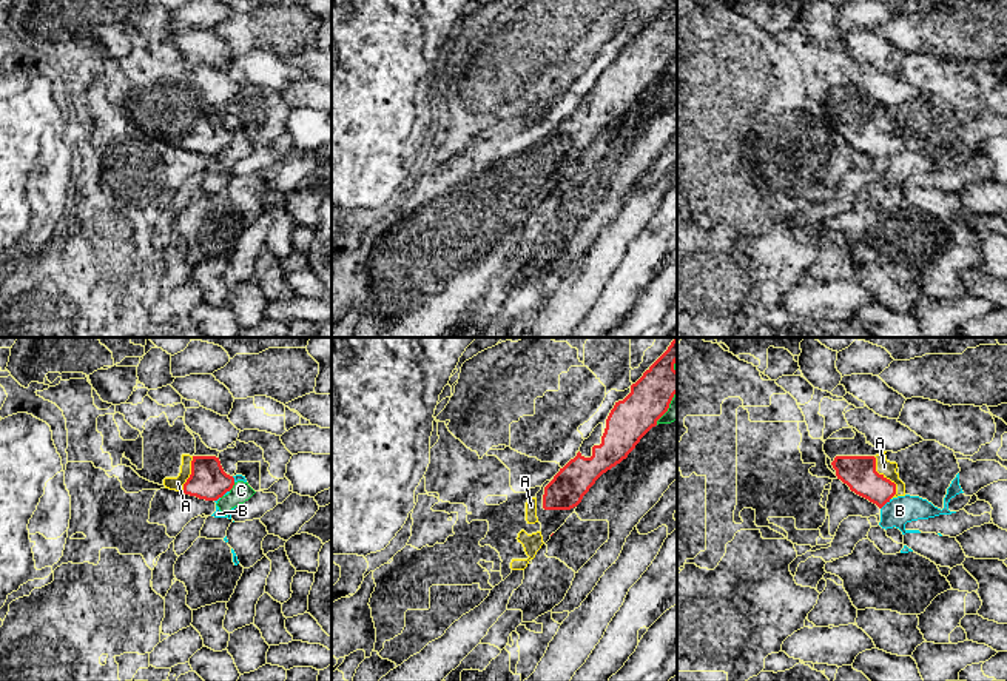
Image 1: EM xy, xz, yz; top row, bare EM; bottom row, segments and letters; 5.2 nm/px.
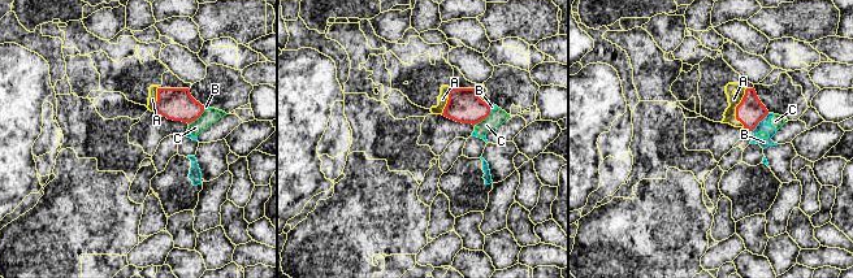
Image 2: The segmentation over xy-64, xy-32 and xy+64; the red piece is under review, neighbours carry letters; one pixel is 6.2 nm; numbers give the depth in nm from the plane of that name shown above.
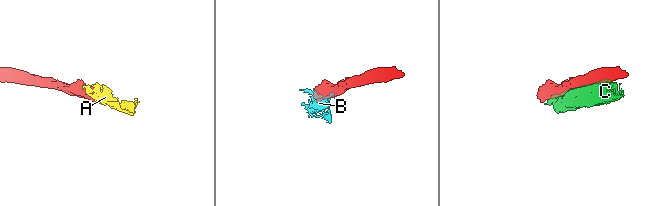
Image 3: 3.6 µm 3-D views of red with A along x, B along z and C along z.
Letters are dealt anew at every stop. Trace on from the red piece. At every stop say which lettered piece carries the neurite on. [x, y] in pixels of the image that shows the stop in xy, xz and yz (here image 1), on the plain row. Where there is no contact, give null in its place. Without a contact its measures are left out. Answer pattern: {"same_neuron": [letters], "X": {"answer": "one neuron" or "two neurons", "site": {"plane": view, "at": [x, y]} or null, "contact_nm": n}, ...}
{"same_neuron": ["A"], "A": {"answer": "one neuron", "site": {"plane": "yz", "at": [885, 133]}, "contact_nm": 240}, "B": {"answer": "two neurons", "site": {"plane": "yz", "at": [885, 157]}, "contact_nm": 80}, "C": {"answer": "two neurons", "site": {"plane": "xy", "at": [232, 142]}, "contact_nm": 60}}

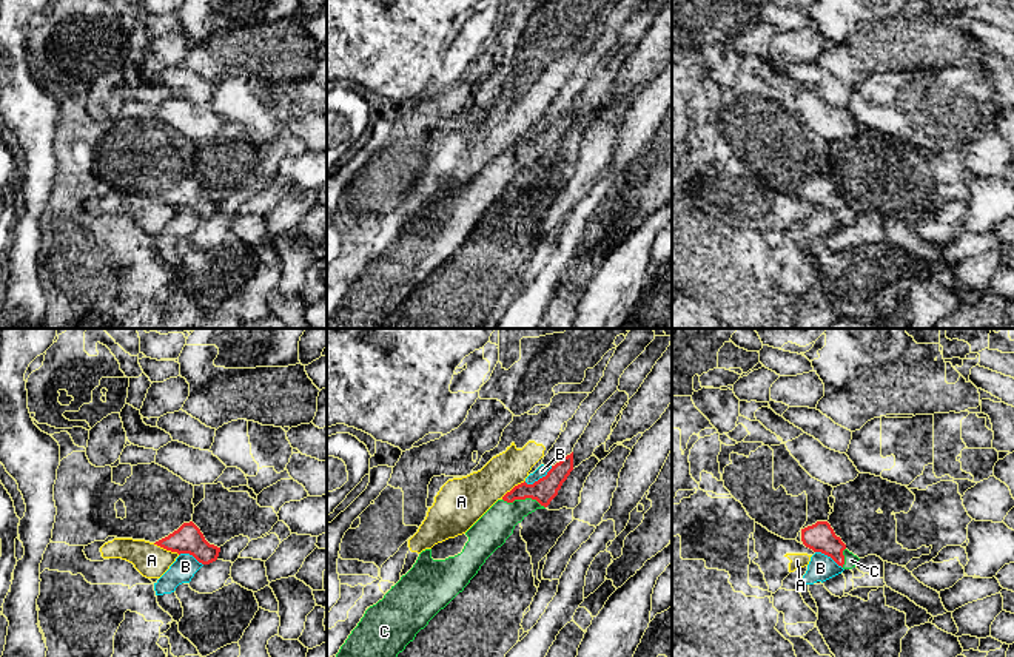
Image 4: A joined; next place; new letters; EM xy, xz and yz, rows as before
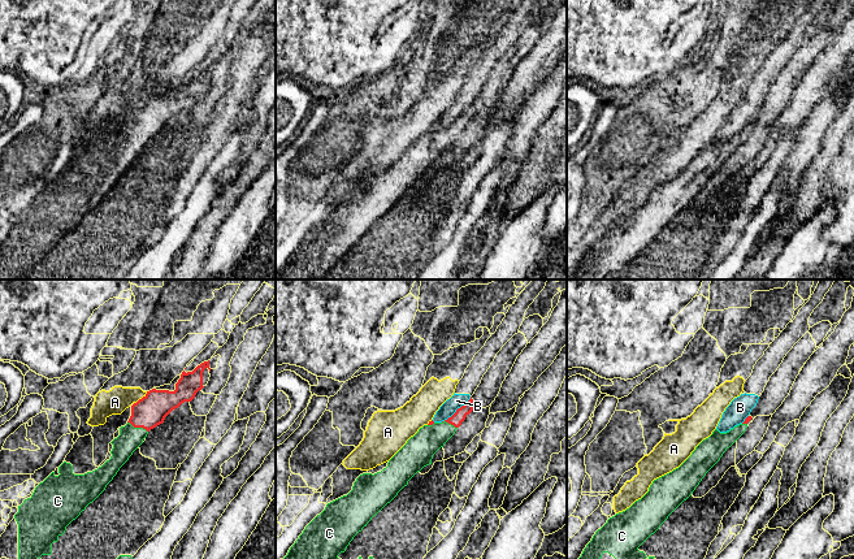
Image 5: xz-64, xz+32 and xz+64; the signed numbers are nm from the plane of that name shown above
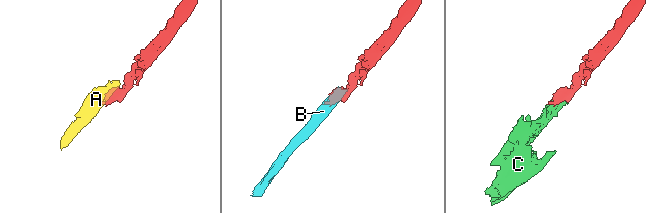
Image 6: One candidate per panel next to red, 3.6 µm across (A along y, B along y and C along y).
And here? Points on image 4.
{"same_neuron": ["C"], "A": {"answer": "two neurons", "site": {"plane": "xy", "at": [167, 204]}, "contact_nm": 160}, "B": {"answer": "two neurons", "site": {"plane": "xz", "at": [540, 133]}, "contact_nm": 170}, "C": {"answer": "one neuron", "site": {"plane": "xz", "at": [524, 153]}, "contact_nm": 220}}

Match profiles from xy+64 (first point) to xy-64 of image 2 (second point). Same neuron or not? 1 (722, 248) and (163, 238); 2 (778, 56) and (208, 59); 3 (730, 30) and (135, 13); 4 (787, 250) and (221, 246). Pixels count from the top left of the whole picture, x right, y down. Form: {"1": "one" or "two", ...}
{"1": "one", "2": "one", "3": "two", "4": "one"}

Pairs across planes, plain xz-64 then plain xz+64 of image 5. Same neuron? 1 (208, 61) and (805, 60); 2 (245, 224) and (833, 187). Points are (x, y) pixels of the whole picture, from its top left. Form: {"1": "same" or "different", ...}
{"1": "different", "2": "different"}

